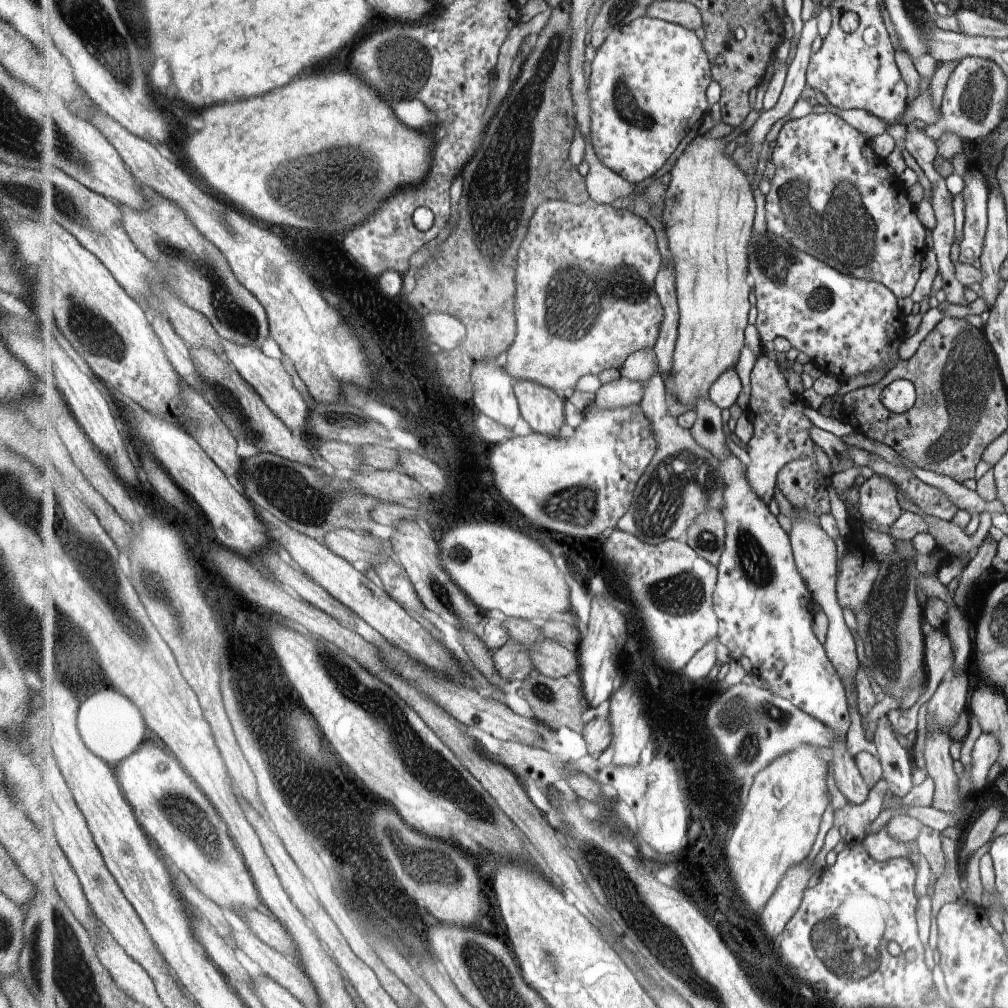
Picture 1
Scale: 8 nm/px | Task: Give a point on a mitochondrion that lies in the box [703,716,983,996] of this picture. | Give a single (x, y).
(842, 965)

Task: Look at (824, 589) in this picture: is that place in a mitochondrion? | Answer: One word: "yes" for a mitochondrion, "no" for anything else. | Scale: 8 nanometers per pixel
no

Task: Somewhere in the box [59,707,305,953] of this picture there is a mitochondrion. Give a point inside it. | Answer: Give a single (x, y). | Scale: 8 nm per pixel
(186, 814)

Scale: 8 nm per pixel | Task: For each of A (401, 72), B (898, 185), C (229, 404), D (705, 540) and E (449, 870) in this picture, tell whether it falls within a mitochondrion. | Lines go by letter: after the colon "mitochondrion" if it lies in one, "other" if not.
A: mitochondrion
B: other
C: mitochondrion
D: mitochondrion
E: mitochondrion

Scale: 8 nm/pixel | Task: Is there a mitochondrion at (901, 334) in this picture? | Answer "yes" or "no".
no

